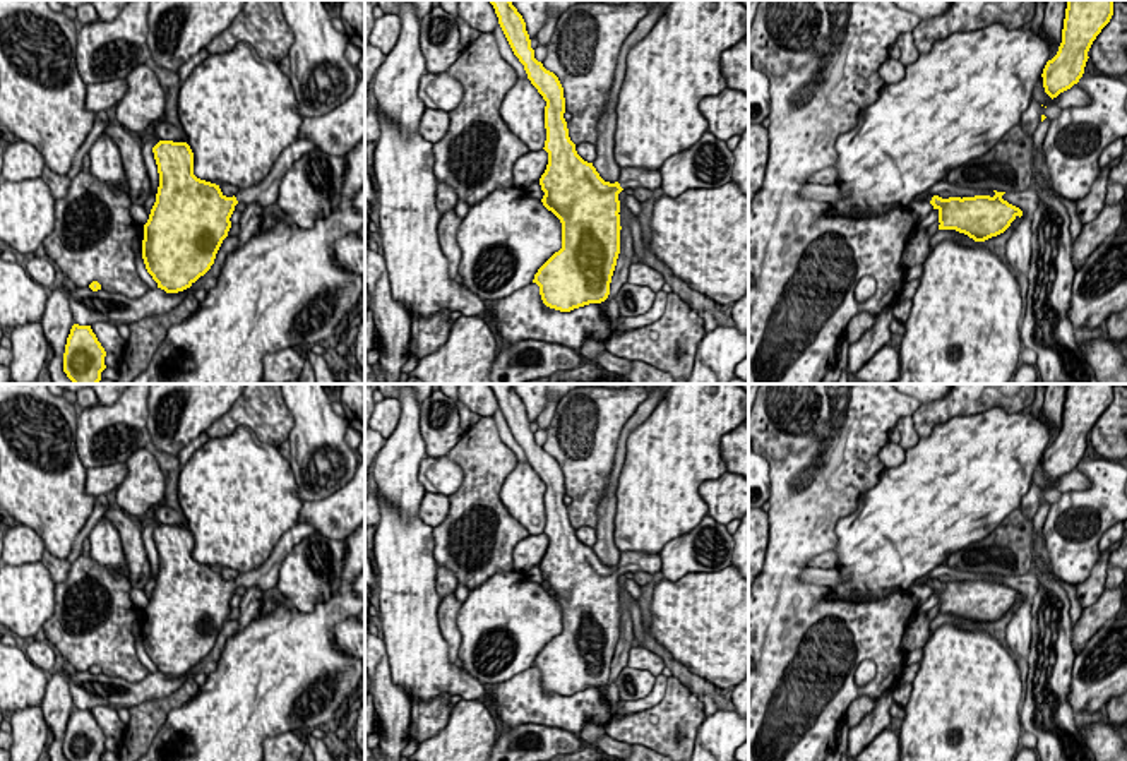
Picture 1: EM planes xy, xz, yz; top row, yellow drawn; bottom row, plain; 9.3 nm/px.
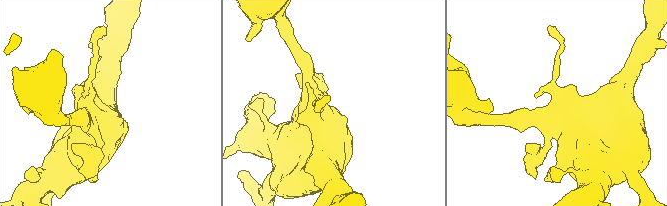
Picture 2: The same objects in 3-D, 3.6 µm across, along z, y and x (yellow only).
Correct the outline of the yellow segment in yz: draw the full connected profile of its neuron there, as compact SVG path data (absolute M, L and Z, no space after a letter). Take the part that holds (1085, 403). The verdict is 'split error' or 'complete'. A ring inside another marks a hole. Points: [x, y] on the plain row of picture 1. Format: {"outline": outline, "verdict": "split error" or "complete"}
{"outline": "M1067 384L1062 427L1041 458L1045 476L1052 483L1079 466L1088 435L1112 399L1113 384Z", "verdict": "complete"}

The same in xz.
{"outline": "M488 384L498 408L528 463L546 485L545 535L548 548L540 562L541 586L562 607L562 632L534 658L546 691L570 696L601 687L620 638L620 584L625 572L661 571L661 557L646 552L623 552L615 567L605 566L593 547L584 545L569 521L564 471L558 461L534 442L526 406L510 384Z", "verdict": "split error"}

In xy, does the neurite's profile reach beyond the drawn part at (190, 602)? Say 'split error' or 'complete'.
split error

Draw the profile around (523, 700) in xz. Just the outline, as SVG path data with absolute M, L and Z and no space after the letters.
M531 667L510 680L495 684L490 691L490 710L505 728L538 723L579 735L586 723L606 725L617 718L656 706L666 691L666 677L656 675L653 691L637 701L610 703L599 687L589 687L570 696L560 696L543 687L540 670Z

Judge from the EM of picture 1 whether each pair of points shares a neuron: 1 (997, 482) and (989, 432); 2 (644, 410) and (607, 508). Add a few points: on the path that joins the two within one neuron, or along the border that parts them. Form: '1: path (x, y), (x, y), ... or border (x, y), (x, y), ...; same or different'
1: path (989, 470), (989, 444); same
2: path (624, 434), (612, 484); same

